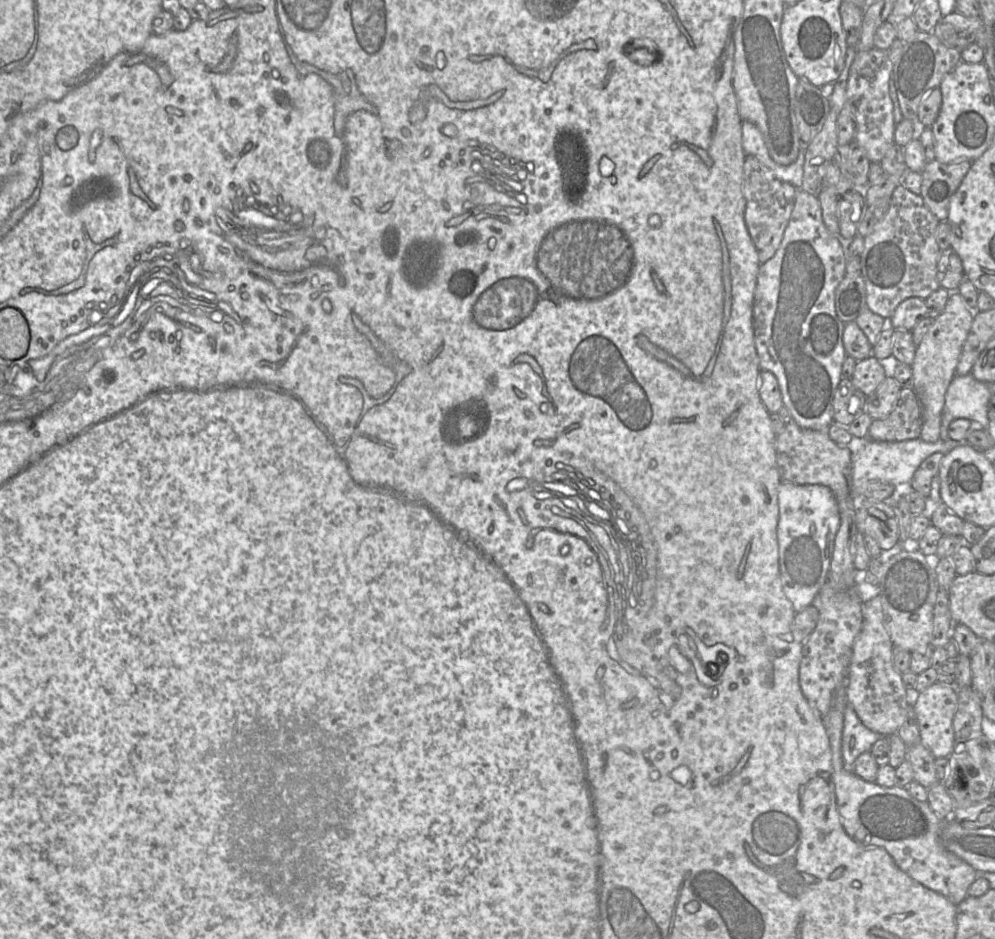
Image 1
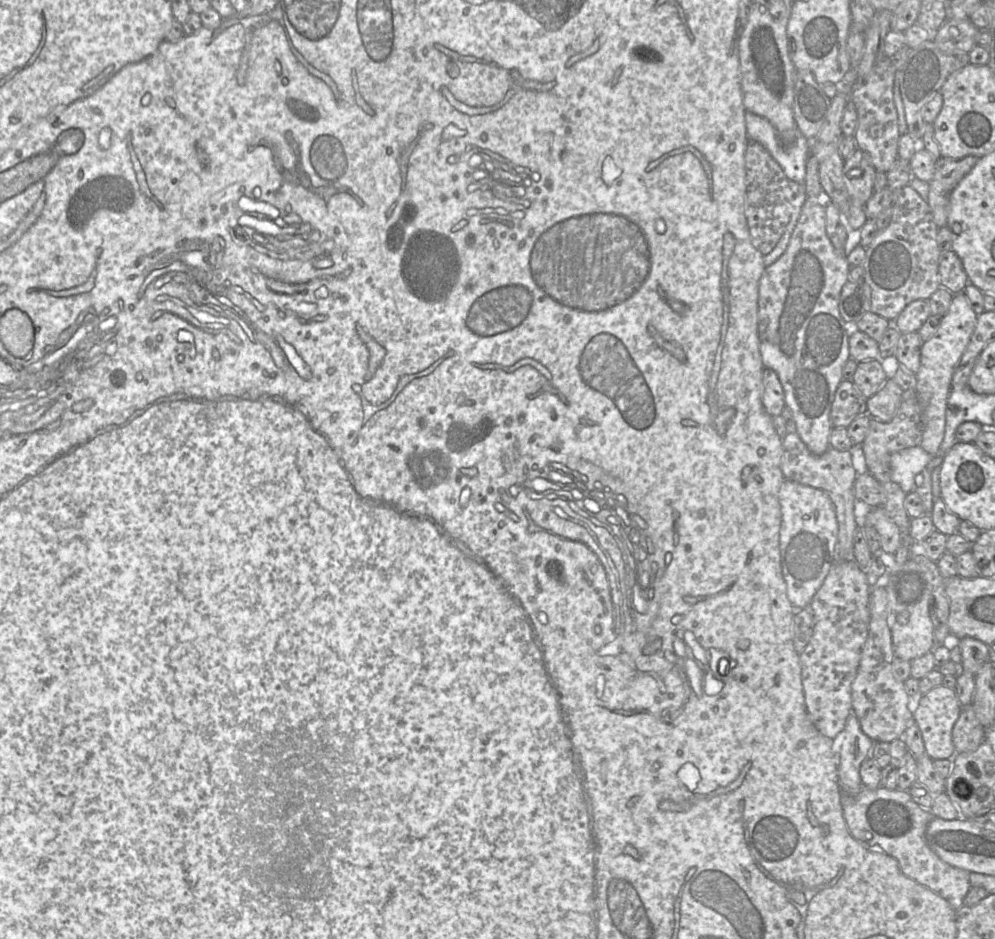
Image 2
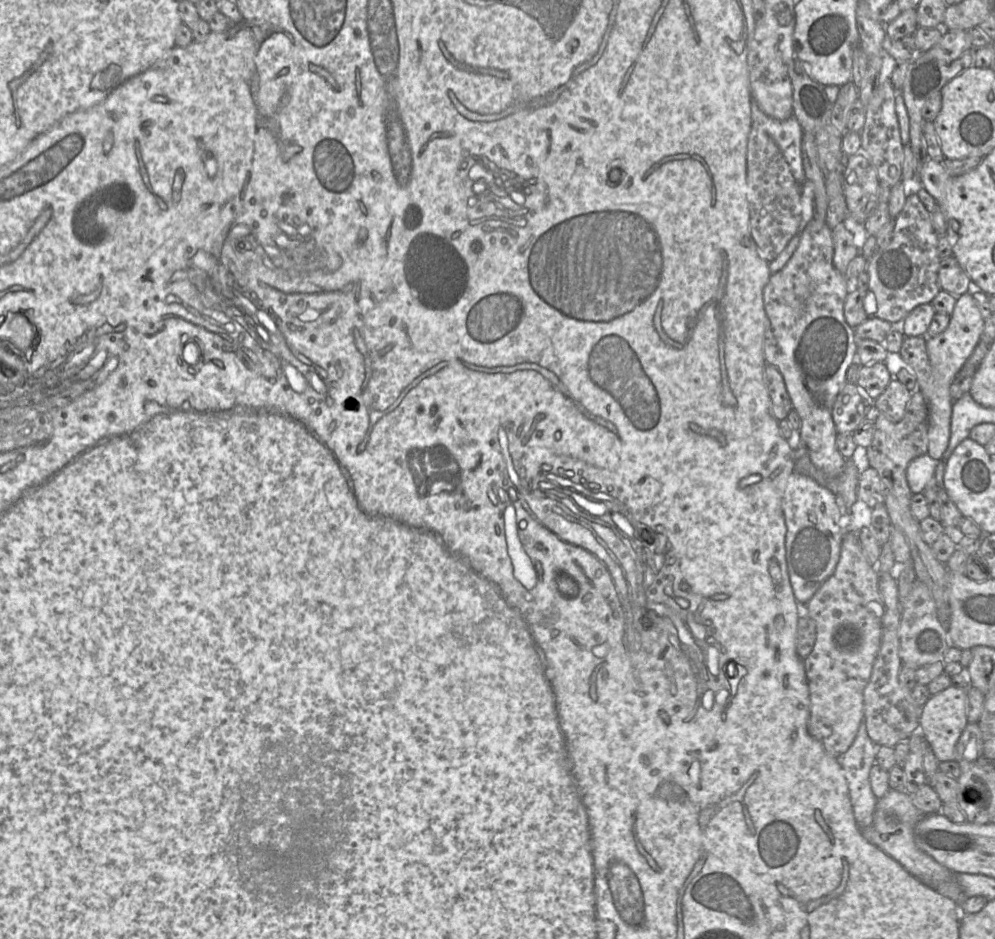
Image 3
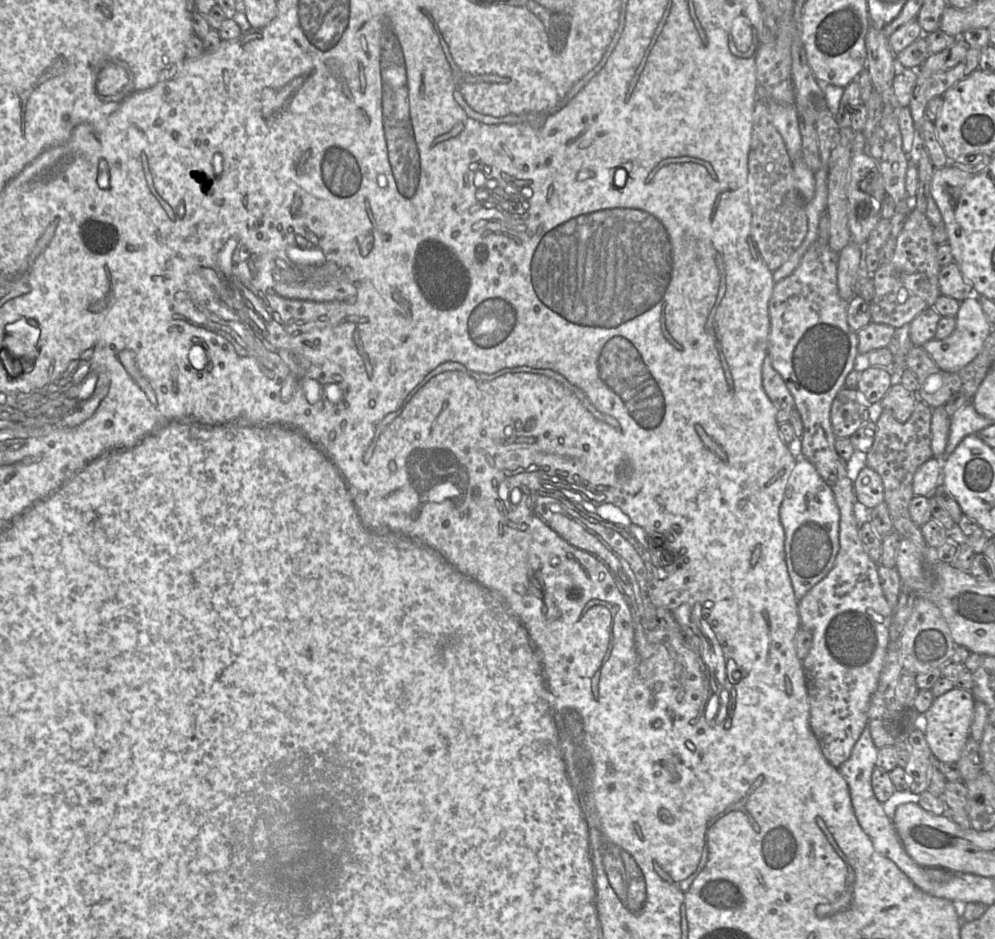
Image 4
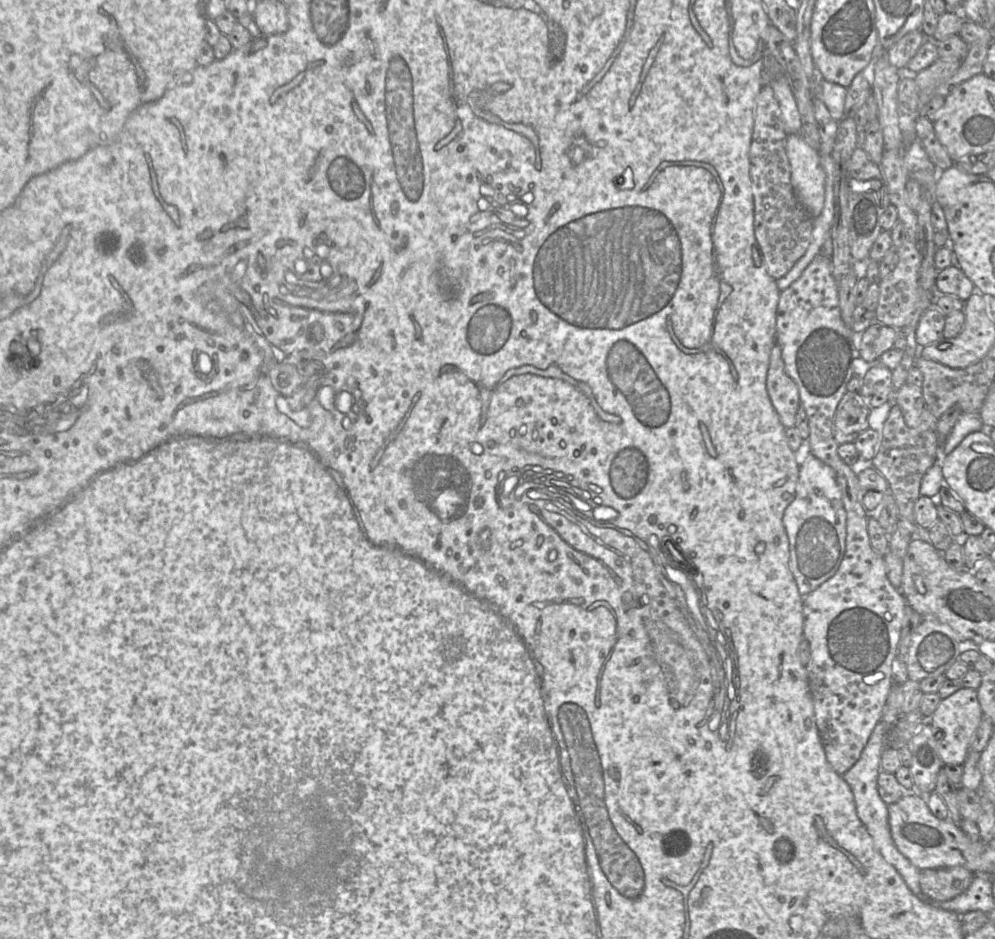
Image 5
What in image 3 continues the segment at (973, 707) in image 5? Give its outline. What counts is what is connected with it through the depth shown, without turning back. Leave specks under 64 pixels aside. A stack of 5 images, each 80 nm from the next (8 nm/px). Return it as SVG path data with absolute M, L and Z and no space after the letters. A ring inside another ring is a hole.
M950 686L943 691L931 695L921 708L919 717L920 733L928 742L934 755L940 761L956 761L956 745L968 724L967 690Z

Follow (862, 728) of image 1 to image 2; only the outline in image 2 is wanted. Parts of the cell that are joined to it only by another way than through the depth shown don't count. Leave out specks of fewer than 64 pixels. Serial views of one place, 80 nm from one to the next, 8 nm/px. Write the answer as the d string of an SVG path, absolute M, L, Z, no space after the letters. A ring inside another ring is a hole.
M852 712L844 730L834 740L838 756L838 778L843 792L855 796L863 788L860 766L871 754L875 741L862 730L860 722Z

